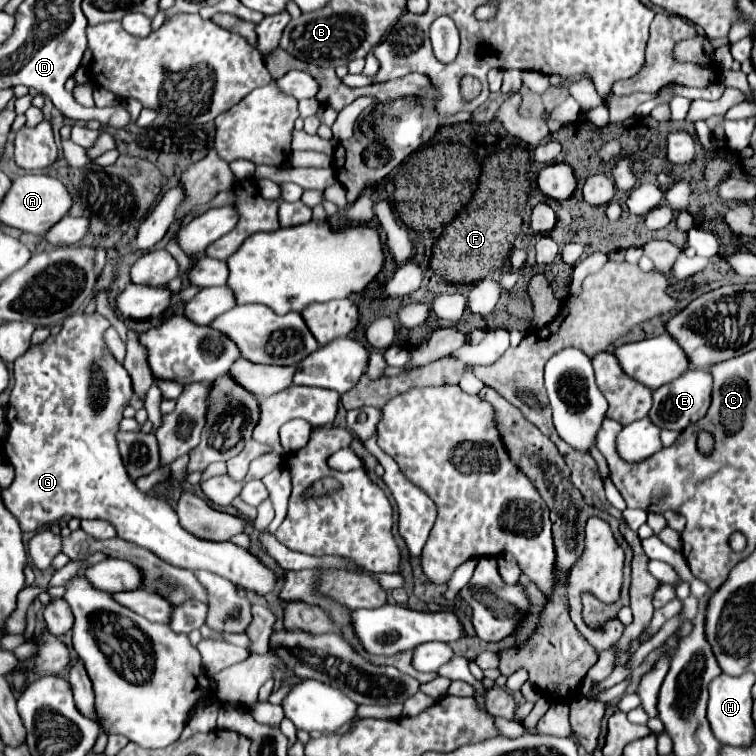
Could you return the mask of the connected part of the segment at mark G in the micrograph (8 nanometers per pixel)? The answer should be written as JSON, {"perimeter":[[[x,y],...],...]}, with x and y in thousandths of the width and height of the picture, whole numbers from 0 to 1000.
{"perimeter":[[[126,413],[91,418],[83,426],[78,442],[65,444],[49,458],[41,458],[28,474],[20,476],[20,511],[9,534],[12,574],[5,582],[7,606],[20,619],[17,640],[4,648],[4,664],[9,675],[25,688],[30,704],[41,704],[94,683],[104,683],[110,688],[142,688],[152,696],[157,712],[200,728],[213,741],[234,751],[255,757],[274,754],[306,767],[316,778],[353,788],[364,778],[369,765],[337,733],[311,722],[308,717],[276,717],[258,712],[239,698],[231,675],[218,659],[187,651],[171,632],[160,611],[152,577],[157,571],[157,558],[163,556],[163,542],[176,524],[173,497],[168,497],[163,481],[157,481],[147,471],[147,466],[142,466],[142,455],[136,455],[136,439],[144,431],[144,423]]]}

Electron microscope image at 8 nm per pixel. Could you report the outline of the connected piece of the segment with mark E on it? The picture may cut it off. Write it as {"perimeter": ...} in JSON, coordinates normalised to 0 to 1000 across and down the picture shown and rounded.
{"perimeter":[[[927,487],[927,489],[911,489],[888,508],[869,513],[864,519],[864,540],[858,545],[861,558],[872,566],[888,566],[888,569],[906,569],[911,561],[919,561],[935,548],[935,540],[940,537],[940,508],[943,508],[940,492]]]}

